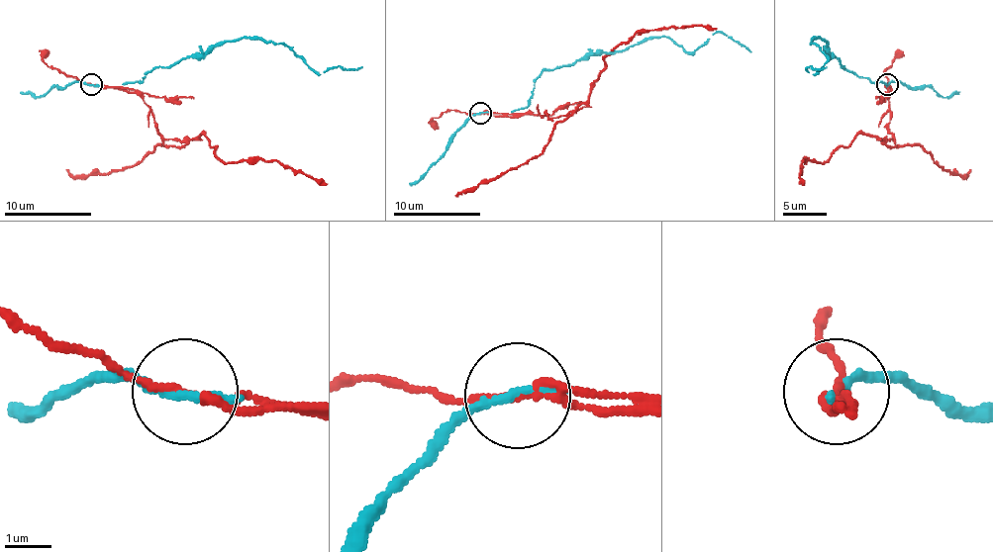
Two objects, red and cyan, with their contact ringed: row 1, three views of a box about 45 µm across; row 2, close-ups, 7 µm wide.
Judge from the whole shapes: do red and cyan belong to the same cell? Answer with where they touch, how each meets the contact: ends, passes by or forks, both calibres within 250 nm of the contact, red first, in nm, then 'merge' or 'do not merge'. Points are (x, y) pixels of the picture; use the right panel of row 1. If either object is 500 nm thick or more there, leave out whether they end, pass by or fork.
(887, 84) | red passes by | cyan passes by | 180/170 nm | do not merge

